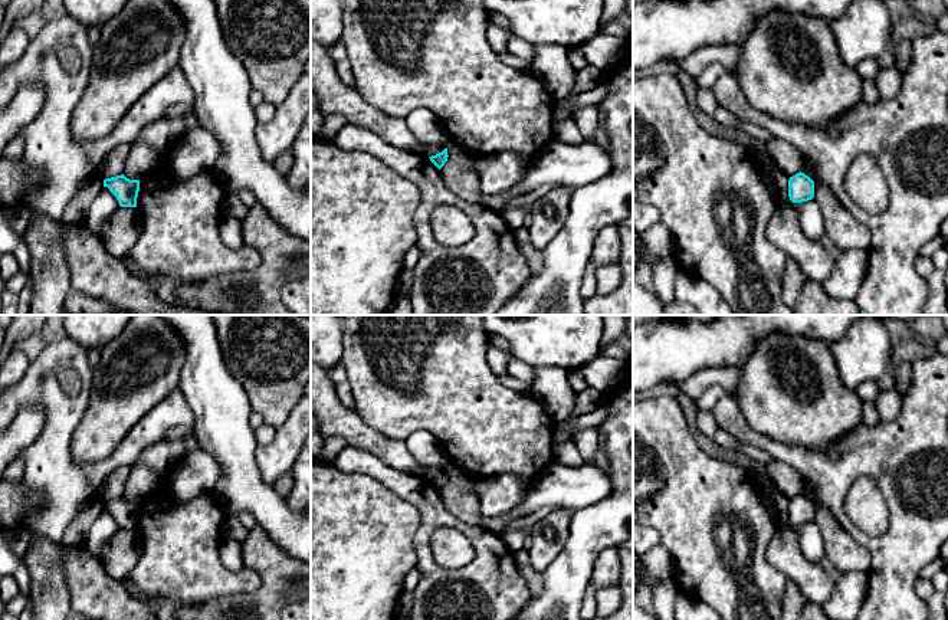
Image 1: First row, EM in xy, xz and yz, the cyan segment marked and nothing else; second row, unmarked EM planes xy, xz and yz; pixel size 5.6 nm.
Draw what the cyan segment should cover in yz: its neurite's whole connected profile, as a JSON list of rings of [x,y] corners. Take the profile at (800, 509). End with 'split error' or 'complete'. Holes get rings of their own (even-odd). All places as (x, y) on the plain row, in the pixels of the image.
[[[801,493],[790,499],[788,519],[793,525],[811,522],[814,519],[814,503]]]; complete

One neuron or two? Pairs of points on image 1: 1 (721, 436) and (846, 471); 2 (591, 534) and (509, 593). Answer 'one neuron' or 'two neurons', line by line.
1: two neurons
2: two neurons

